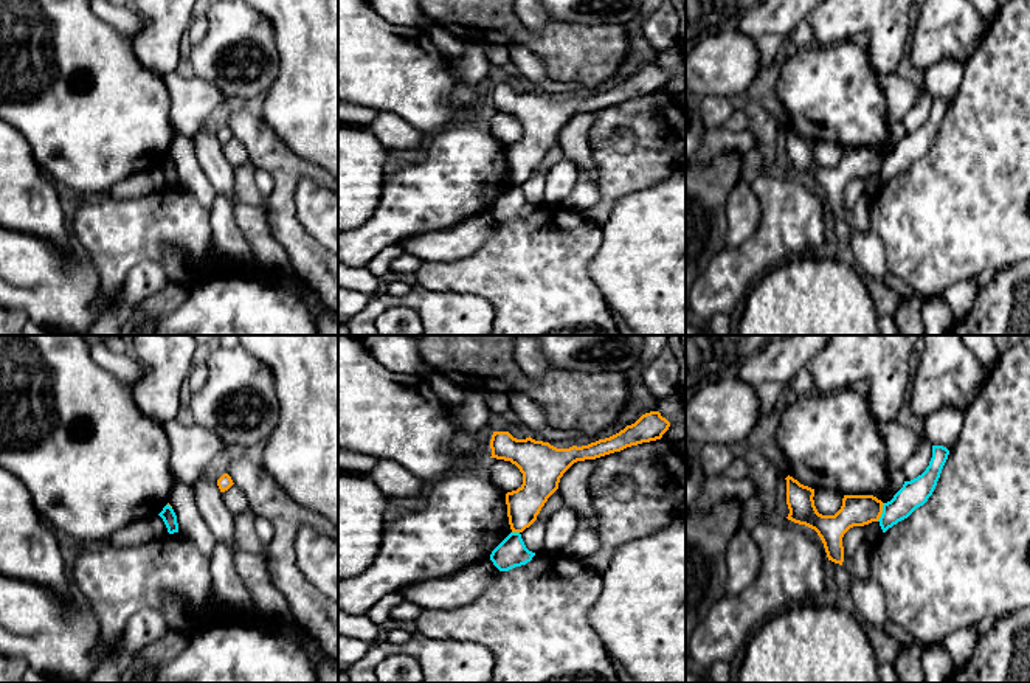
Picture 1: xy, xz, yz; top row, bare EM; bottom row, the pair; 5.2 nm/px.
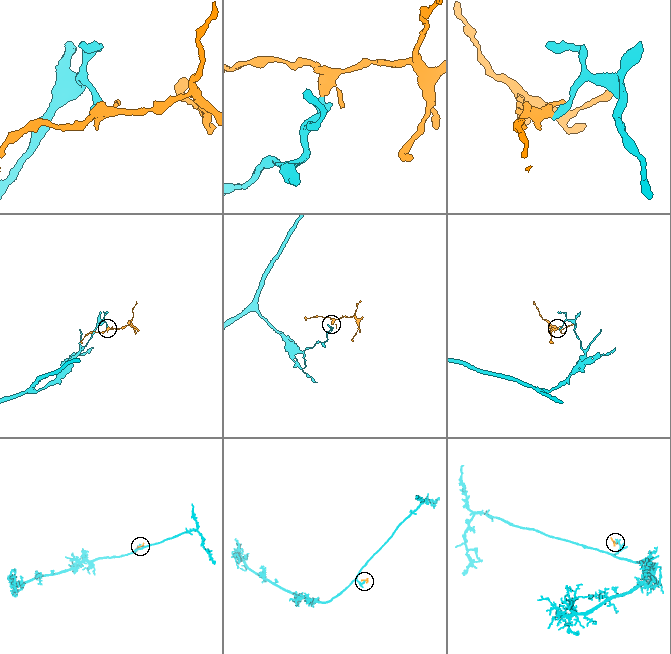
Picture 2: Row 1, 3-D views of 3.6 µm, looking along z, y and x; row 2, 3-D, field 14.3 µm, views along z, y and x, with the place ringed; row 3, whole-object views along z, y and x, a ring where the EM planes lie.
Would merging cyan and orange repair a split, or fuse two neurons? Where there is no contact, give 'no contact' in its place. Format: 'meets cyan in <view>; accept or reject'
meets cyan in yz; reject

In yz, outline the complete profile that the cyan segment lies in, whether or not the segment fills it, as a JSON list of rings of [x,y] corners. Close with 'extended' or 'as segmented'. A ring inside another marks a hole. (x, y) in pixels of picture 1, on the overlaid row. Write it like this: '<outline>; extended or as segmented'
[[[932,446],[932,458],[926,470],[917,478],[904,481],[893,498],[883,504],[883,514],[878,520],[883,532],[907,518],[917,508],[928,501],[937,486],[948,455],[949,450],[946,447]]]; as segmented

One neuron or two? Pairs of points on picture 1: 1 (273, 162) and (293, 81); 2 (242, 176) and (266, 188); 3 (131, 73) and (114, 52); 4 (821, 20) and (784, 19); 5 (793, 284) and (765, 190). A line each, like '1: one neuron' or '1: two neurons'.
1: two neurons
2: two neurons
3: one neuron
4: two neurons
5: two neurons

